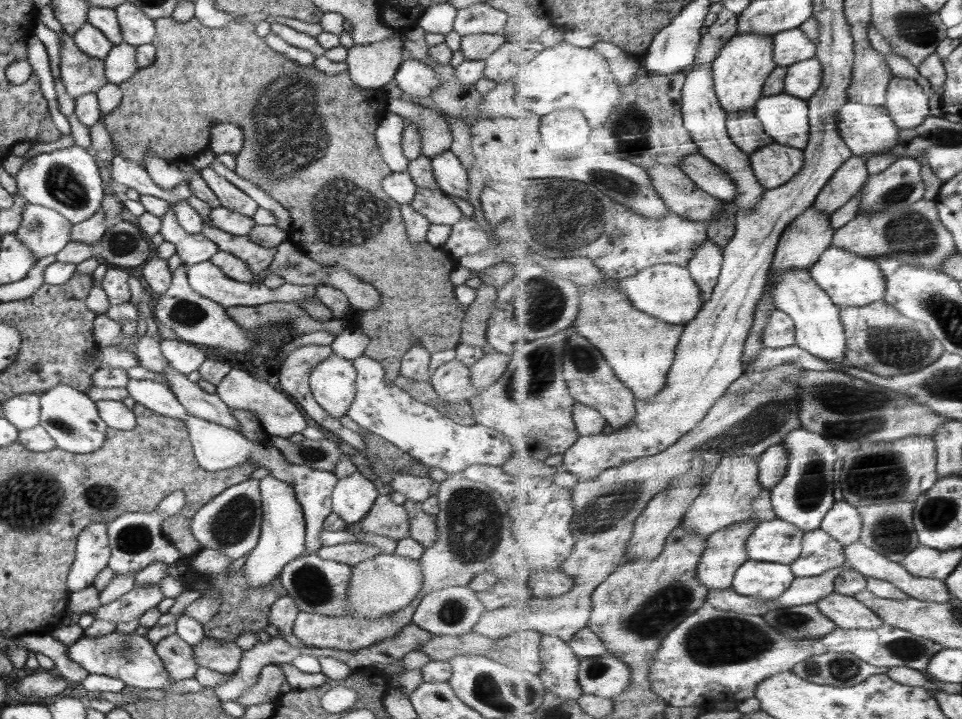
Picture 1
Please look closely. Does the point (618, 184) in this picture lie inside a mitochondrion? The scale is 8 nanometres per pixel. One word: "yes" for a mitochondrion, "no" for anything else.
yes

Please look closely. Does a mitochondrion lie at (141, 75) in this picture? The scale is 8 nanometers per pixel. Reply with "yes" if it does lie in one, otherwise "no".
no

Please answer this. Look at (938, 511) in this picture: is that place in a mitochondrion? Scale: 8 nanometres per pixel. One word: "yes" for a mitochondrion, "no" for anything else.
yes

